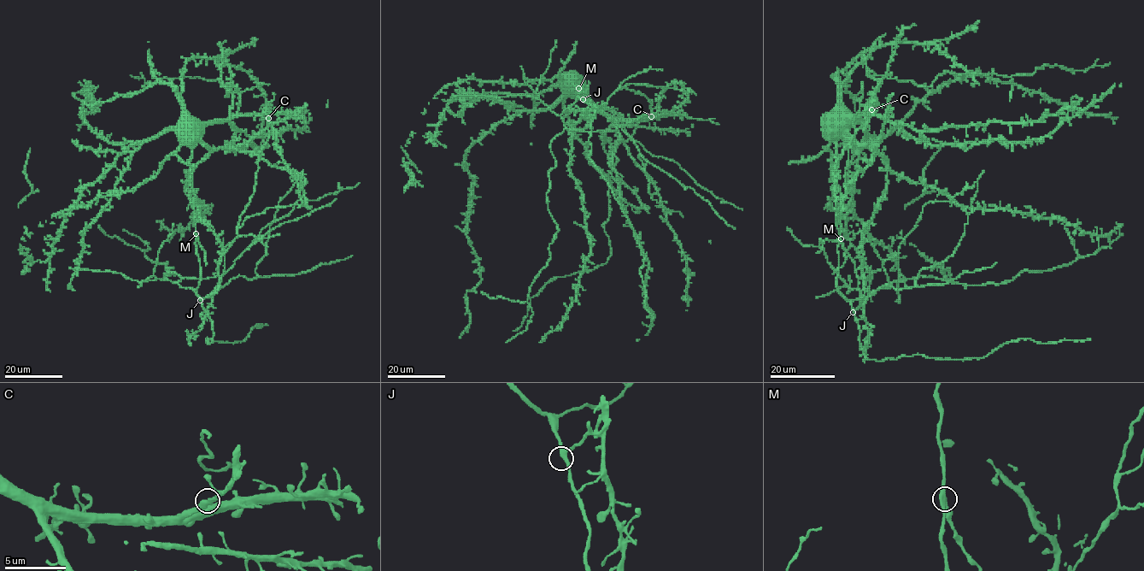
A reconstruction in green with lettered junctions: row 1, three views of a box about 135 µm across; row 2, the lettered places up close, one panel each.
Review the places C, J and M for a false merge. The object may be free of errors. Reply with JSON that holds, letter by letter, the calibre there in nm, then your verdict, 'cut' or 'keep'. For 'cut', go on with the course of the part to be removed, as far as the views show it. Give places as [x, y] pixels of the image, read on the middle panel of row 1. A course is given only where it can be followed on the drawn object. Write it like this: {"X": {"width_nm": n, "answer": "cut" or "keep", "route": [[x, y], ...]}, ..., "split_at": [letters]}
{"C": {"width_nm": 320, "answer": "keep"}, "J": {"width_nm": 360, "answer": "keep"}, "M": {"width_nm": 320, "answer": "cut", "route": [[578, 88], [587, 92], [588, 80]]}, "split_at": ["M"]}

